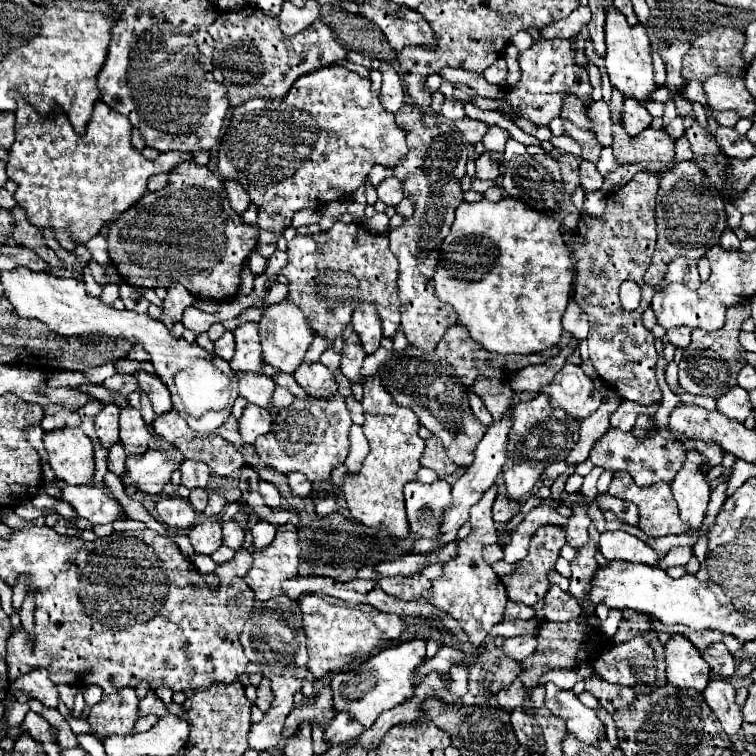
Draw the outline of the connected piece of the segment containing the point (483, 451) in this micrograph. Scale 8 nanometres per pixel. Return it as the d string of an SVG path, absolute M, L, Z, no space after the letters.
M506 412L504 418L498 422L498 424L492 424L488 426L484 438L480 440L478 448L476 448L476 460L474 464L460 476L460 480L452 486L452 506L446 510L444 514L444 522L442 522L442 528L440 528L440 534L442 534L442 542L448 544L448 542L454 542L456 540L456 532L458 528L468 520L468 512L470 508L482 498L482 494L494 486L498 474L502 472L502 466L506 462L506 442L508 442L508 434L510 434L510 414Z

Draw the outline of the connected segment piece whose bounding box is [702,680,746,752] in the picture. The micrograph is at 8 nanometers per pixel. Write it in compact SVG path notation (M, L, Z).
M712 680L702 694L708 706L716 712L718 720L722 722L724 732L730 736L732 748L744 752L746 746L738 736L738 730L742 726L742 712L740 706L734 702L734 688L724 680Z

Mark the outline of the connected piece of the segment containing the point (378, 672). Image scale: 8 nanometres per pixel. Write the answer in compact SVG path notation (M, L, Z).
M410 640L388 648L368 662L362 662L358 668L348 672L334 674L330 688L334 692L334 708L336 712L348 712L354 720L358 720L364 728L370 728L380 712L394 708L402 700L414 694L414 668L422 664L424 658L424 640Z

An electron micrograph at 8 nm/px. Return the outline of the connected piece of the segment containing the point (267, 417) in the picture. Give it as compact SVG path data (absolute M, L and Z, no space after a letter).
M246 404L240 422L240 436L246 444L254 444L254 440L262 434L268 434L272 428L272 414L266 408L256 404Z

